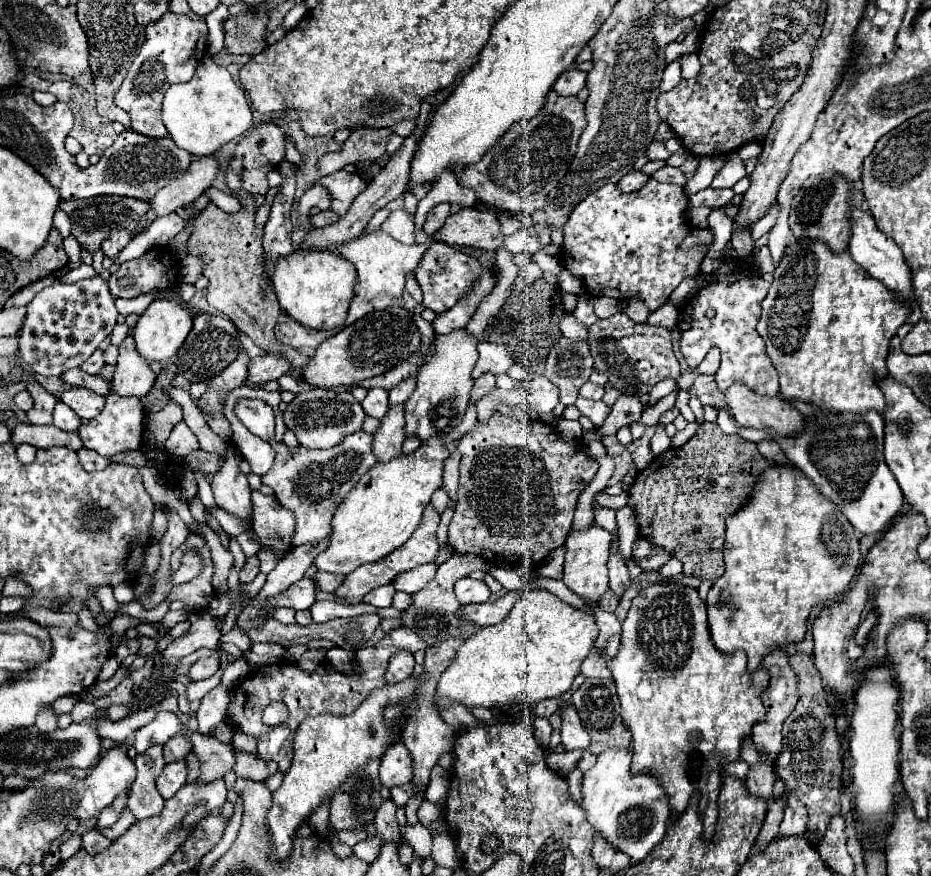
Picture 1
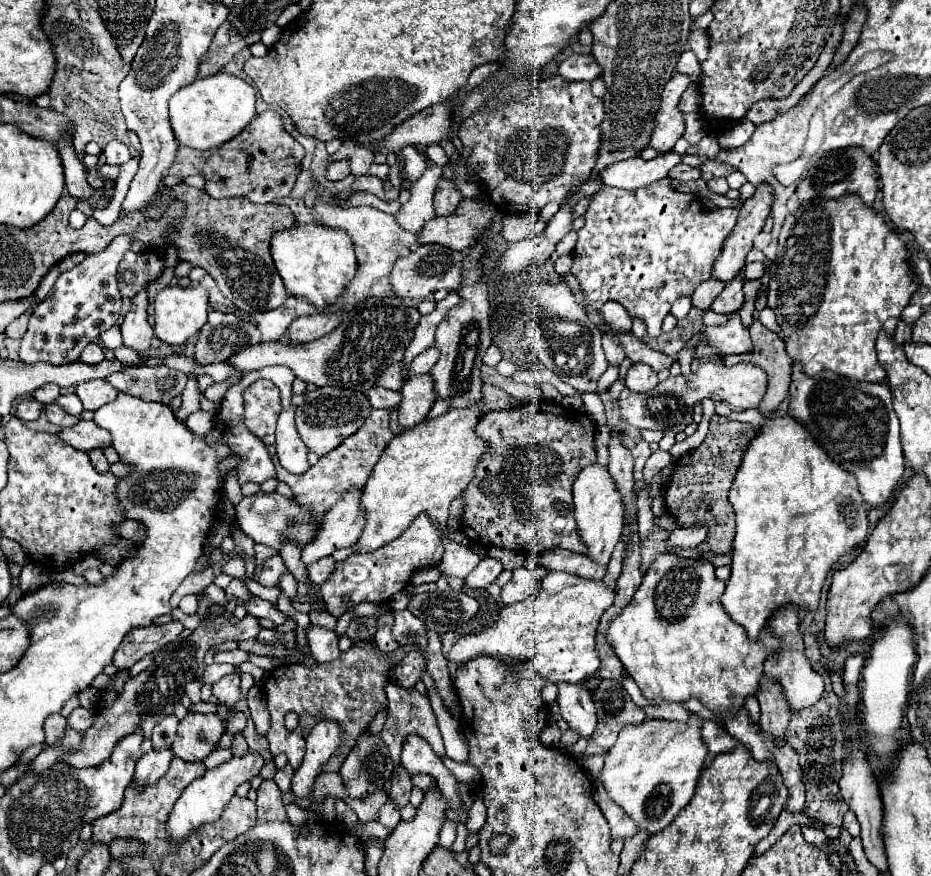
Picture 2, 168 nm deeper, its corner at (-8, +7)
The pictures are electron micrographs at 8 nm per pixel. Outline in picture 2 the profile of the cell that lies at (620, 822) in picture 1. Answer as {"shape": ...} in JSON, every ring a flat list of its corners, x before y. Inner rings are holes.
{"shape":[[645,720,641,726,625,726,619,732,615,746,605,754,605,766,599,780,609,798,637,822,639,830,655,834,671,824,689,804,707,752,697,720,689,720,687,724]]}

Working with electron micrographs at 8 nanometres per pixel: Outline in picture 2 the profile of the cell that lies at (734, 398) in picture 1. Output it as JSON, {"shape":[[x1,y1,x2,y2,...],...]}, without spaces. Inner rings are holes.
{"shape":[[703,362,697,368,697,372,691,372,689,376,669,376,667,380,659,382,657,388,645,392,645,396,633,396,625,388,619,398,619,414,621,420,625,420,635,428,681,432,689,422,693,422,693,404,703,398,727,400,727,404,733,410,749,410,759,406,765,392,767,392,767,374,755,364,741,362,735,366,723,366,723,364]]}

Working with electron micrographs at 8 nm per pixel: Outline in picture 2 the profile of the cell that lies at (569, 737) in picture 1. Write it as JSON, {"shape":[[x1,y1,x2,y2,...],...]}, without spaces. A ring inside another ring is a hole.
{"shape":[[557,684,557,704,561,708,561,716,567,720,569,728,583,738,591,738,597,726,597,712,591,698,591,692,583,686,575,684]]}

